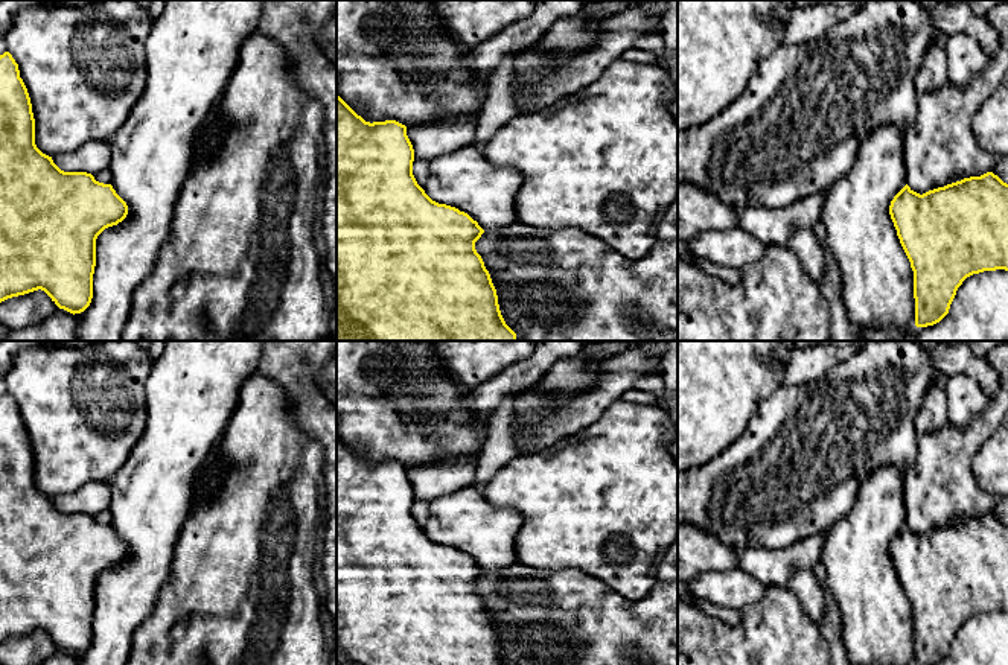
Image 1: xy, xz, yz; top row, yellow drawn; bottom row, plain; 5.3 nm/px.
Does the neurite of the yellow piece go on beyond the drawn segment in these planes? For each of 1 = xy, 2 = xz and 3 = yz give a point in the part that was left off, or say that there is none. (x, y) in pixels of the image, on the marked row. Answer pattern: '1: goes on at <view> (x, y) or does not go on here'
1: does not go on here
2: does not go on here
3: does not go on here

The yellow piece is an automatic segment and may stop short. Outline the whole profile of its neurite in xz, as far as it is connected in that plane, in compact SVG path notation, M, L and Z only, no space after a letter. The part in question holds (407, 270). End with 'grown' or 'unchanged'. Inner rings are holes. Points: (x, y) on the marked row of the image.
M337 93L337 341L518 341L516 333L506 324L499 304L496 289L492 283L490 274L484 266L481 256L475 250L475 242L481 237L484 230L467 213L455 207L439 204L432 201L425 190L417 184L413 175L414 149L407 135L407 126L396 120L365 122L358 116Z; unchanged

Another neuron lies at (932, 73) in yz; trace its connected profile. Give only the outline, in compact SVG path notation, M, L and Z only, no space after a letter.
M936 41L926 52L923 62L918 67L917 93L935 91L947 82L950 82L950 79L944 43Z

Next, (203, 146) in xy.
M216 107L212 108L199 129L195 145L193 145L193 166L203 158L209 157L213 151L213 140L219 135L219 126L215 122Z

